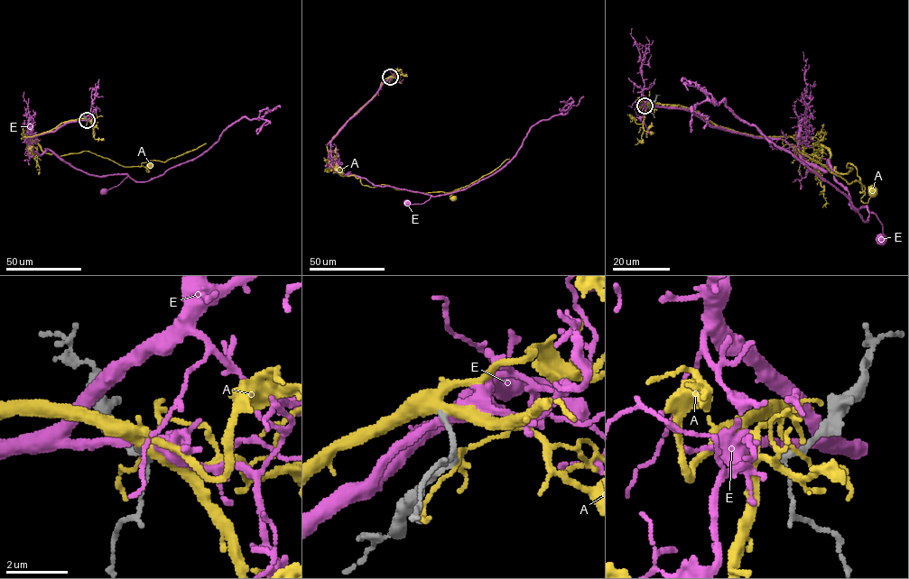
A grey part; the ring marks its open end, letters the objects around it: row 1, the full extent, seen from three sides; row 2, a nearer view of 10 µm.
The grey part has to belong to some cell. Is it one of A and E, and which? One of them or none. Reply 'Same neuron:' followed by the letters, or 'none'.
Same neuron: none

